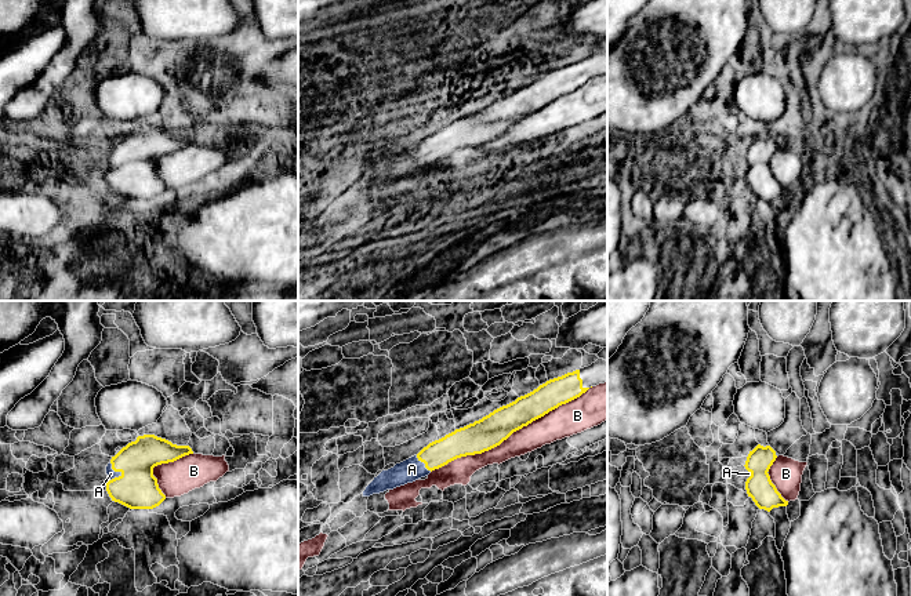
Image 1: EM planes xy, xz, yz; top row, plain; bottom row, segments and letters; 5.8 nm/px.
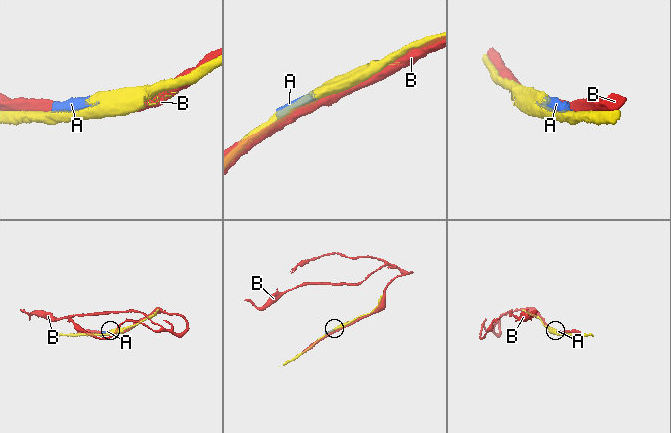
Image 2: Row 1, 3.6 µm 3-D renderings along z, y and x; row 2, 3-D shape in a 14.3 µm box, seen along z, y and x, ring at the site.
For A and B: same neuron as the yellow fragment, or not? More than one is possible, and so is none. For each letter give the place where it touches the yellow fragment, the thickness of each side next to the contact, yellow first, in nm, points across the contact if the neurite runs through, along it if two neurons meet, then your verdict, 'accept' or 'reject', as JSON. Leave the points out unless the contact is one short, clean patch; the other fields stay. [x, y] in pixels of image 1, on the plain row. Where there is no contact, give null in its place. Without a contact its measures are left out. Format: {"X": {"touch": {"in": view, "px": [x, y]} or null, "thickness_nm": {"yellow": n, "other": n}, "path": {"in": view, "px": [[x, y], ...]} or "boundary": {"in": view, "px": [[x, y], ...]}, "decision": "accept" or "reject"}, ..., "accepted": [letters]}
{"A": {"touch": {"in": "xy", "px": [122, 164]}, "thickness_nm": {"yellow": 240, "other": 50}, "decision": "accept"}, "B": {"touch": {"in": "xz", "px": [511, 124]}, "thickness_nm": {"yellow": 190, "other": 170}, "decision": "reject"}, "accepted": ["A"]}

